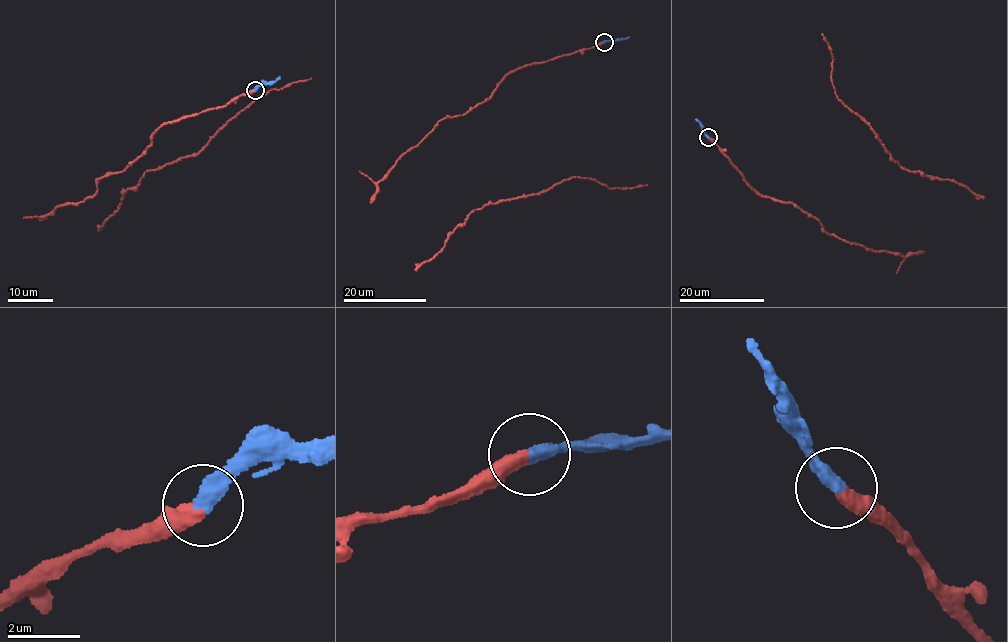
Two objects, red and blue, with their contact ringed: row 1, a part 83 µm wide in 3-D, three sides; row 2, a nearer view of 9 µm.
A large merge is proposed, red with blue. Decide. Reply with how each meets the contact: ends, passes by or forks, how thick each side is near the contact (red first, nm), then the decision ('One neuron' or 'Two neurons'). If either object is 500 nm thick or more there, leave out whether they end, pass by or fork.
At the ring red ends. At the ring blue ends. Thickness 400 nm (red) against 460 nm. One neuron

